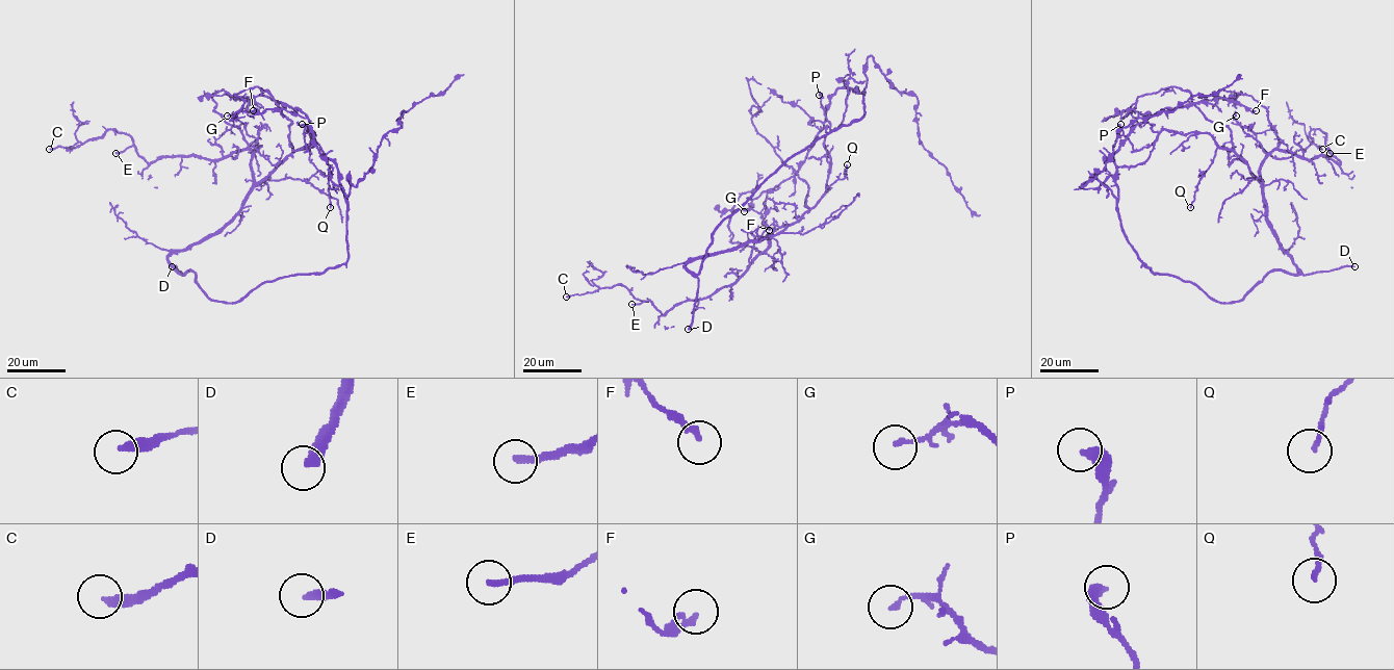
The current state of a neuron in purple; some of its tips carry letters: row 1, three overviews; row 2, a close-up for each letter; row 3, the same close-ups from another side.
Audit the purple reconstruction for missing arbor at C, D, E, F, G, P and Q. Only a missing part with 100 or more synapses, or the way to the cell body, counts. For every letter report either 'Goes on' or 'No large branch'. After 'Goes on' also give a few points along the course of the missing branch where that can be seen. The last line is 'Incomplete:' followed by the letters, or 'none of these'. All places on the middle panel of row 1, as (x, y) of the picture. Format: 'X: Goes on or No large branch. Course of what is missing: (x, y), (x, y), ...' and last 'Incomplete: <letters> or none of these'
C: No large branch
D: Goes on. Course of what is missing: (688, 329), (686, 354), (690, 363), (710, 368), (722, 361), (725, 339), (736, 329)
E: No large branch
F: No large branch
G: No large branch
P: No large branch
Q: No large branch
Incomplete: D

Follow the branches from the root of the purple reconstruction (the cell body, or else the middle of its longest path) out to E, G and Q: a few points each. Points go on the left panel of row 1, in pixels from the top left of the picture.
E: (272, 99), (211, 96), (214, 110), (248, 145), (217, 159), (163, 156), (148, 163), (133, 146), (115, 153)
G: (272, 99), (211, 96), (214, 110), (239, 129), (252, 153), (257, 139), (247, 134), (241, 122), (227, 116)
Q: (272, 99), (211, 96), (252, 152), (255, 182), (308, 148), (328, 176), (330, 207)

